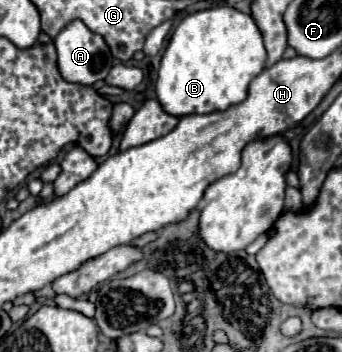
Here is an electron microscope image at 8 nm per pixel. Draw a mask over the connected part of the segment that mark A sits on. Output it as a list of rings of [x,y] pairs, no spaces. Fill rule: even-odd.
[[[72,21],[68,27],[64,27],[58,37],[54,37],[54,45],[58,51],[58,69],[60,75],[70,83],[80,85],[94,85],[98,81],[104,81],[112,67],[112,55],[104,39],[96,33],[92,33],[82,21]]]

